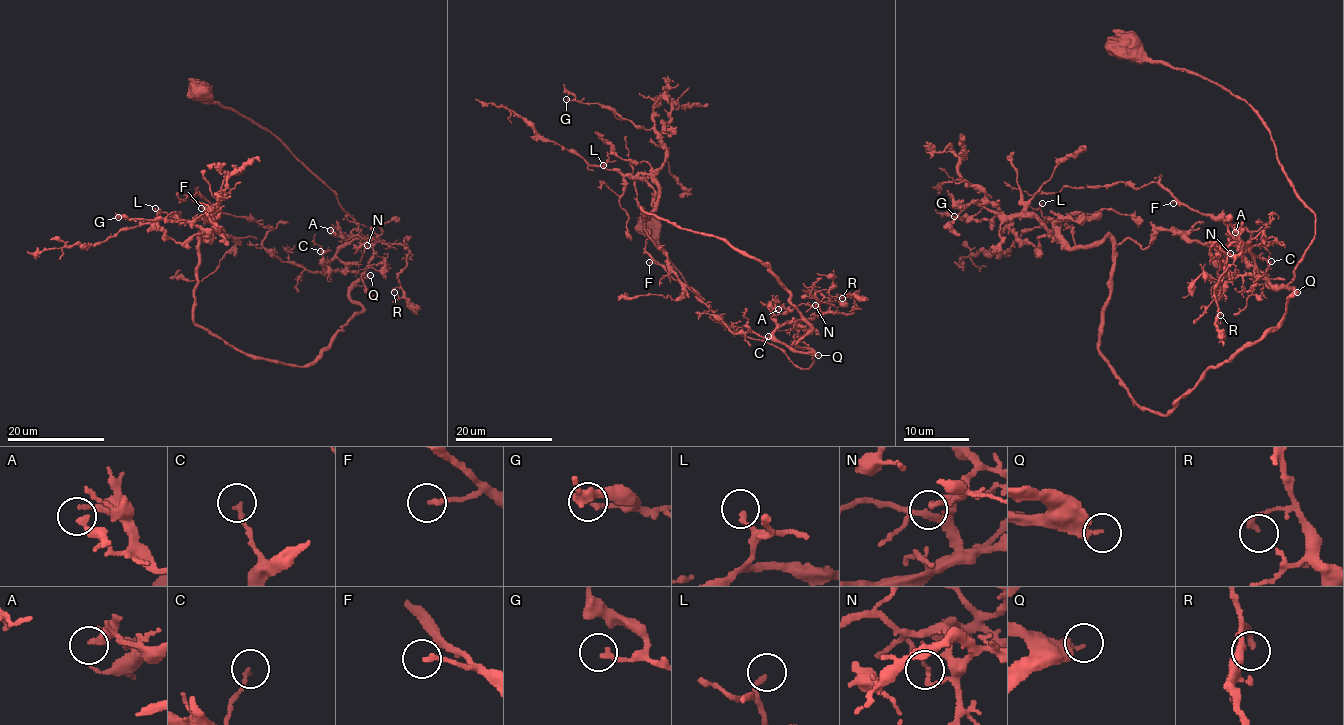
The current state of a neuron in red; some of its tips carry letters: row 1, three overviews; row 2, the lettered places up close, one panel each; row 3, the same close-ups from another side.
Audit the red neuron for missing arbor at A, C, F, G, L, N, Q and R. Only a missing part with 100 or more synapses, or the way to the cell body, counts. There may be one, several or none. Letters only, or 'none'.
Q

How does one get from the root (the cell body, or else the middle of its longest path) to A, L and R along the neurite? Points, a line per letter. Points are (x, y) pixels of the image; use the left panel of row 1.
A: (200, 90), (266, 127), (334, 193), (366, 243), (357, 264), (325, 267), (370, 236), (346, 239), (330, 230)
L: (200, 90), (353, 217), (362, 310), (303, 366), (238, 351), (192, 316), (209, 239), (155, 208)
R: (200, 90), (266, 127), (353, 217), (363, 256), (327, 270), (356, 239), (408, 251), (394, 292)

